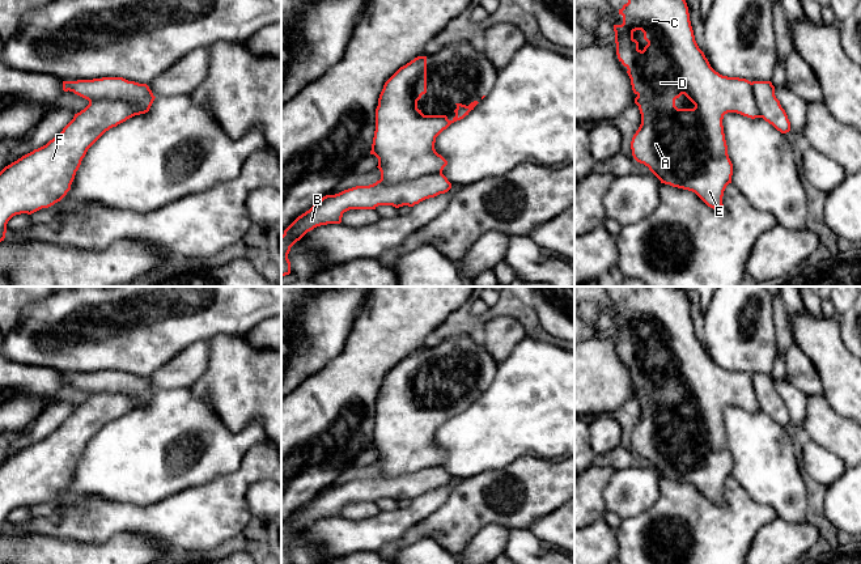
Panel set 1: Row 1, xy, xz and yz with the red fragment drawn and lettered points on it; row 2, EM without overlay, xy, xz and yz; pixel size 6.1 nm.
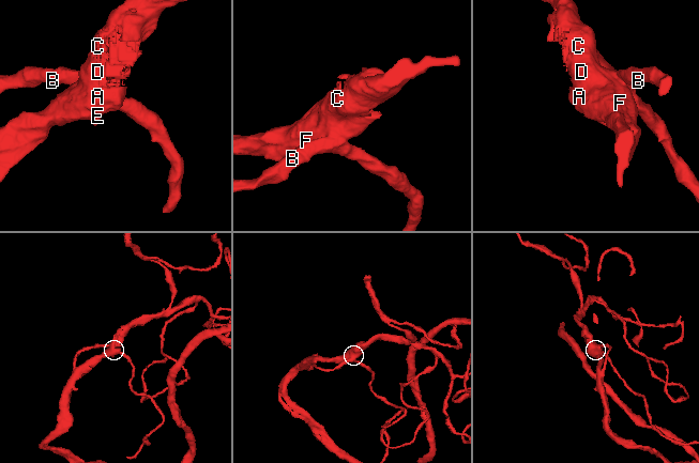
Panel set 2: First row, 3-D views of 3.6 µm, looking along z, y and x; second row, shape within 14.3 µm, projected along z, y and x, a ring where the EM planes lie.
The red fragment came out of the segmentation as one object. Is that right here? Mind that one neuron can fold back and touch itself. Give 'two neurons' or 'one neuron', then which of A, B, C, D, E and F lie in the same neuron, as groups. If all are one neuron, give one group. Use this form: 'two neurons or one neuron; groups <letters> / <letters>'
one neuron; groups A B C D E F

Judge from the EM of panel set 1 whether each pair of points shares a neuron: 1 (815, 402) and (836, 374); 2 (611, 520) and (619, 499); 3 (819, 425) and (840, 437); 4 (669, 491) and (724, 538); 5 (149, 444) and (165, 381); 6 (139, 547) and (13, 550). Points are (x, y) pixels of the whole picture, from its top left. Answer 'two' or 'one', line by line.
1: two
2: two
3: one
4: one
5: two
6: one

